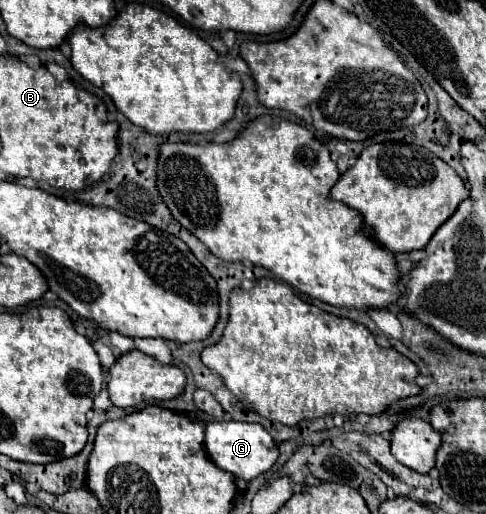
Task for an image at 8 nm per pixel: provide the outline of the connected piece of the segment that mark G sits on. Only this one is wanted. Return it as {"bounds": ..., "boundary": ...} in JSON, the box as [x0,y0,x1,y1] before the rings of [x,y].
{"bounds":[205,421,279,479],"boundary":[[[211,421],[205,425],[205,449],[211,461],[219,465],[223,471],[233,473],[239,479],[255,479],[273,467],[279,457],[277,445],[267,433],[267,429],[259,423],[239,423],[239,421]]]}

